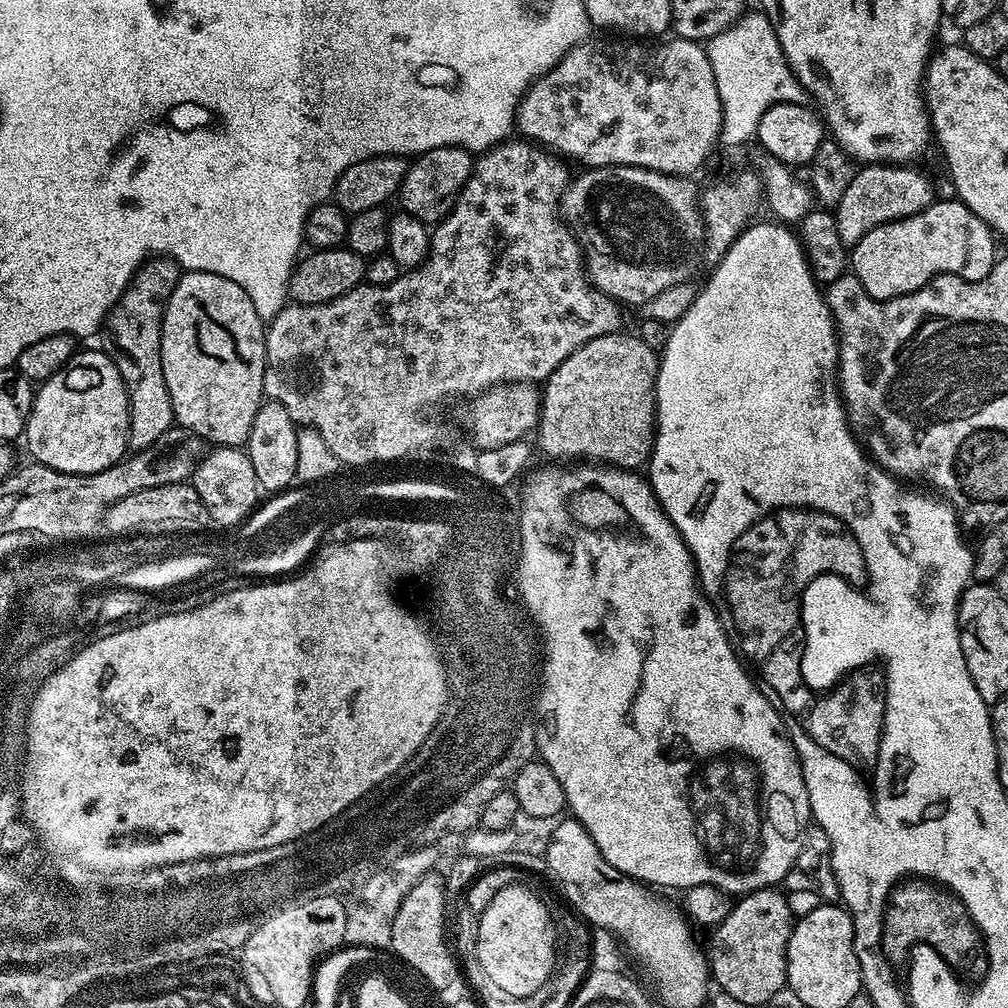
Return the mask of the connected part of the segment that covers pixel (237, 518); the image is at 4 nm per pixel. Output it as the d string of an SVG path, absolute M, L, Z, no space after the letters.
M213 447L196 465L190 483L198 490L206 510L212 516L212 524L221 524L224 528L236 528L244 524L257 507L256 499L262 496L260 483L254 474L254 466L250 466L247 451L240 448Z

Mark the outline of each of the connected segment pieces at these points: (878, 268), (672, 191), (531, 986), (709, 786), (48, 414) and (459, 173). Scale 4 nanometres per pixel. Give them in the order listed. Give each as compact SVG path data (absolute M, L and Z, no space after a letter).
M959 198L937 199L926 210L870 230L850 248L850 272L876 300L905 296L936 276L981 280L995 266L997 237Z
M606 164L602 168L588 168L580 177L573 179L564 189L562 201L562 215L569 228L578 233L578 239L582 249L582 255L586 261L588 279L600 292L605 292L611 300L621 305L640 304L647 305L649 300L654 299L662 290L670 290L670 286L678 286L678 282L686 282L695 277L695 272L700 268L700 260L706 256L706 229L704 227L704 214L702 211L702 192L696 189L695 179L687 176L671 176L665 172L655 172L649 168L639 168L633 164Z
M511 884L506 890L498 890L494 894L490 906L479 913L480 925L476 928L476 960L475 963L492 982L504 991L505 996L530 996L550 978L552 967L556 961L556 926L548 907L544 905L541 893L531 892L528 884Z
M592 462L577 464L577 468L529 471L522 480L524 489L518 505L518 512L524 515L526 538L522 566L524 600L530 601L530 607L543 622L542 630L548 632L548 684L542 690L540 704L541 713L546 714L547 734L538 746L539 759L554 770L571 819L586 829L602 858L623 876L661 889L687 890L713 884L729 894L747 894L779 885L779 880L786 879L788 871L797 867L802 837L812 820L800 757L784 730L784 719L770 706L762 690L756 688L755 680L744 667L720 621L720 613L701 585L692 551L665 514L652 485L636 470L597 466Z
M80 350L64 371L54 373L35 389L32 409L28 415L26 441L28 440L28 452L32 455L29 457L35 463L45 464L66 474L94 474L124 459L129 451L129 430L128 391L122 382L118 366L114 366L111 355L103 350Z
M442 146L420 153L407 165L405 176L401 180L398 191L399 207L421 220L423 224L429 226L439 224L455 206L458 194L470 178L473 163L473 153L467 152L465 148Z

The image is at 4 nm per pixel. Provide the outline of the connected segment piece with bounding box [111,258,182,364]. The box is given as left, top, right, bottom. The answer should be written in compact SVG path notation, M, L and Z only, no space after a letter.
M149 258L141 264L131 284L120 296L120 301L112 307L116 315L114 326L120 342L142 362L152 364L154 360L162 362L160 357L160 323L164 321L164 305L173 286L180 281L182 269L171 258Z

